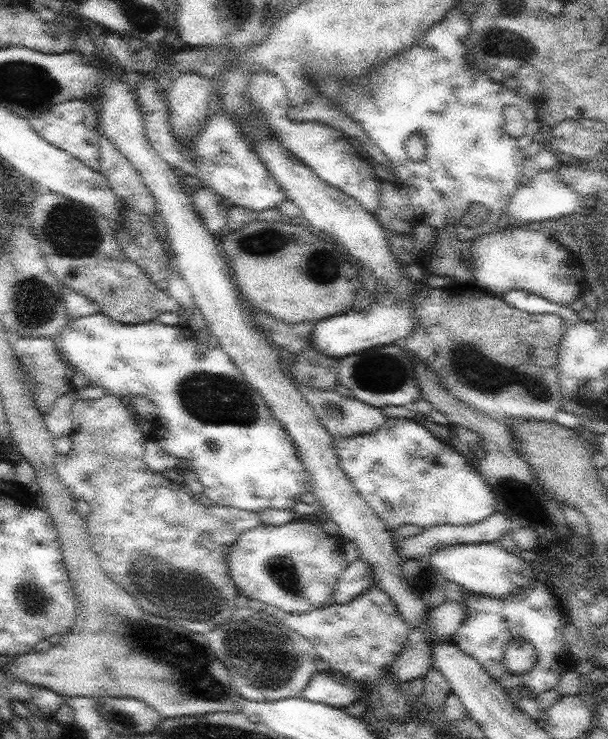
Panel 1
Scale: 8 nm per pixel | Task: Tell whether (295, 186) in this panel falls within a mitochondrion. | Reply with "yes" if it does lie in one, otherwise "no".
no

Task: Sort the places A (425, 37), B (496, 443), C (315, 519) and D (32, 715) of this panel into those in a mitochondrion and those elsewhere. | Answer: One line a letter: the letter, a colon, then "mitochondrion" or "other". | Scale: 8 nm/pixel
A: other
B: other
C: other
D: other

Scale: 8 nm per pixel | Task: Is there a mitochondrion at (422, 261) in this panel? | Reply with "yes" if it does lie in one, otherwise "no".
no

